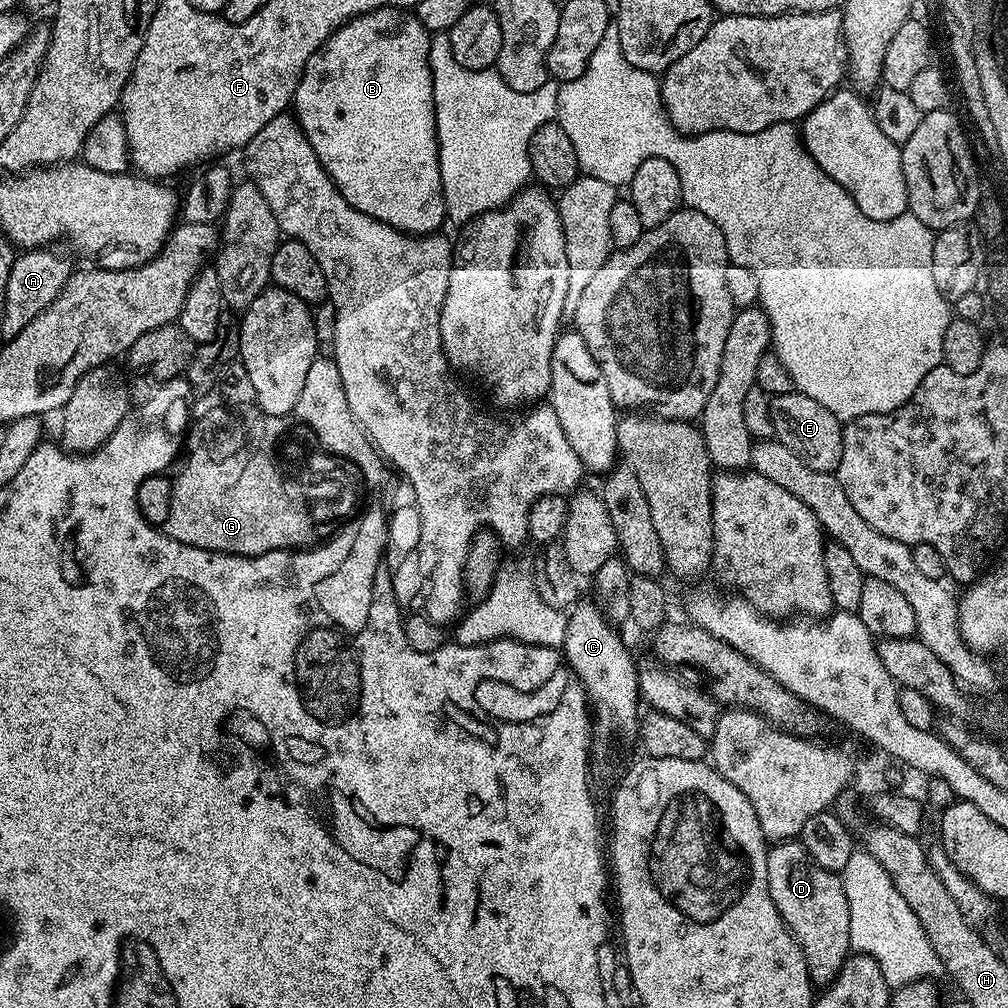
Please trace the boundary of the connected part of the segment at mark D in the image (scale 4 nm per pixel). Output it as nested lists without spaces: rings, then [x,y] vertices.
[[[799,839],[781,840],[768,849],[766,878],[770,898],[792,931],[802,954],[806,958],[808,973],[813,985],[826,986],[838,974],[850,954],[850,906],[846,898],[843,879],[828,872],[808,859],[808,852]]]

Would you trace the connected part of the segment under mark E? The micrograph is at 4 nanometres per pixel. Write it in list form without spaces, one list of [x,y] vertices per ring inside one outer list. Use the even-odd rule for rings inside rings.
[[[795,390],[772,397],[770,418],[774,418],[774,437],[786,450],[794,450],[810,470],[835,473],[842,458],[842,438],[844,424],[826,406],[806,398],[806,394]]]

